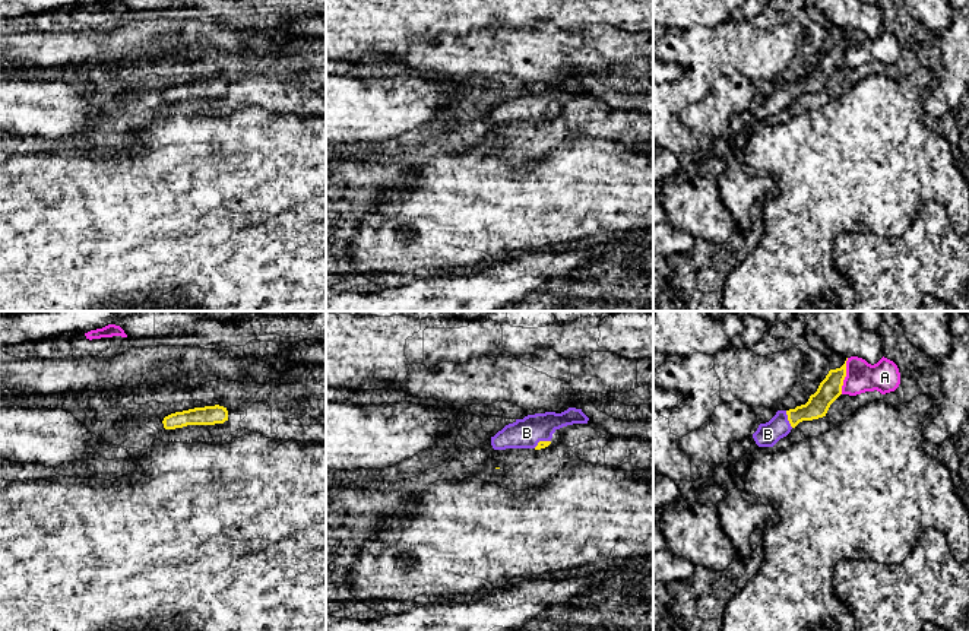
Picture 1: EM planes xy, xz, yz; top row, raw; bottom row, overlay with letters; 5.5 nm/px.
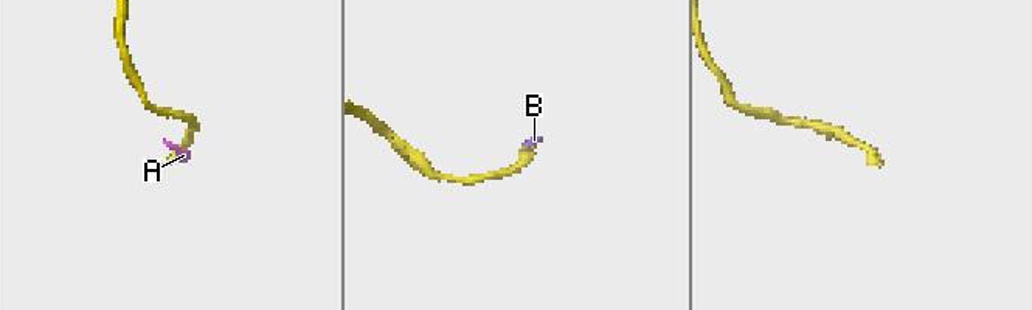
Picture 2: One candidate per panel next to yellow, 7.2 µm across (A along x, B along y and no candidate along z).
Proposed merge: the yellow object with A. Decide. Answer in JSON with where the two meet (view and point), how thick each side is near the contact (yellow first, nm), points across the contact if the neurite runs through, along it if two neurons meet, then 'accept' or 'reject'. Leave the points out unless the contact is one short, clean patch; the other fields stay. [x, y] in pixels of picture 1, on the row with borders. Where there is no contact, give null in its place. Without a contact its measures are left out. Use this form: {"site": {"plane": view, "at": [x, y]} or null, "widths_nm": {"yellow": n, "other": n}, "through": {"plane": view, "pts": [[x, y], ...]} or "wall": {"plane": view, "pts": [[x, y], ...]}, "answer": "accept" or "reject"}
{"site": {"plane": "yz", "at": [845, 376]}, "widths_nm": {"yellow": 120, "other": 170}, "answer": "reject"}

